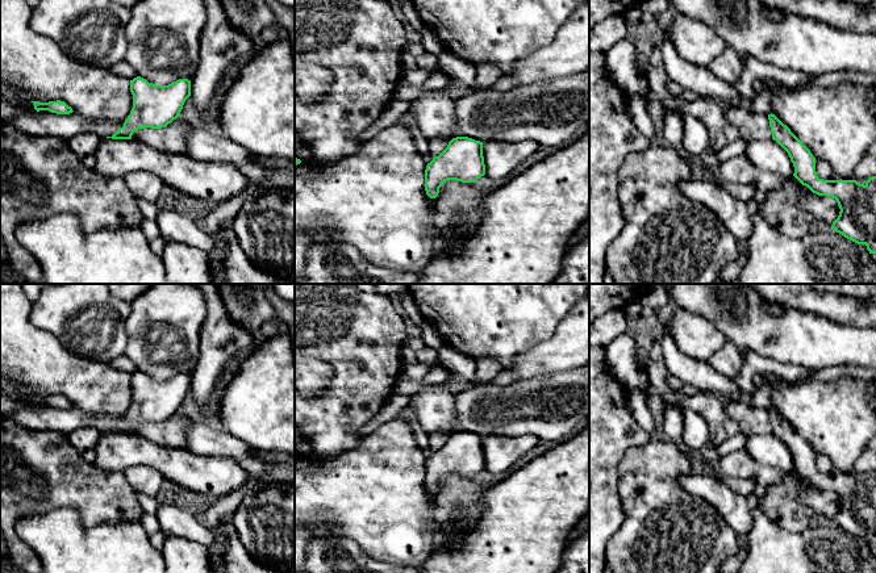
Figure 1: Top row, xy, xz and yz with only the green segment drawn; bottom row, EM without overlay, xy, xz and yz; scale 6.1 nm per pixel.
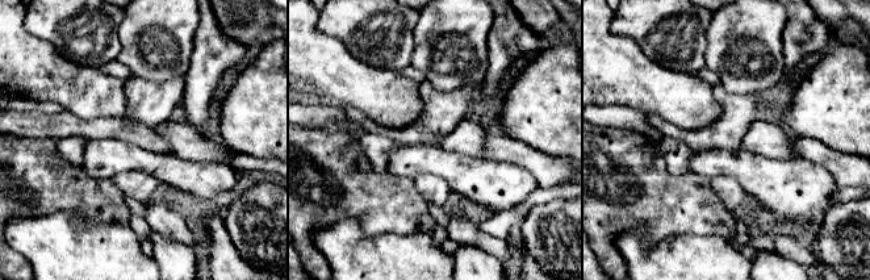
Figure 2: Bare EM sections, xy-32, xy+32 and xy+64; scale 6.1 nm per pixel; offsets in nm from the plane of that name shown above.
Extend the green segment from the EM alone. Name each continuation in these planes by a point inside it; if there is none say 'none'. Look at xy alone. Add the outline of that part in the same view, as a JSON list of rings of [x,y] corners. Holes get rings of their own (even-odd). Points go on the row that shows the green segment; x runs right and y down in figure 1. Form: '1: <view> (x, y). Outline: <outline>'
none

